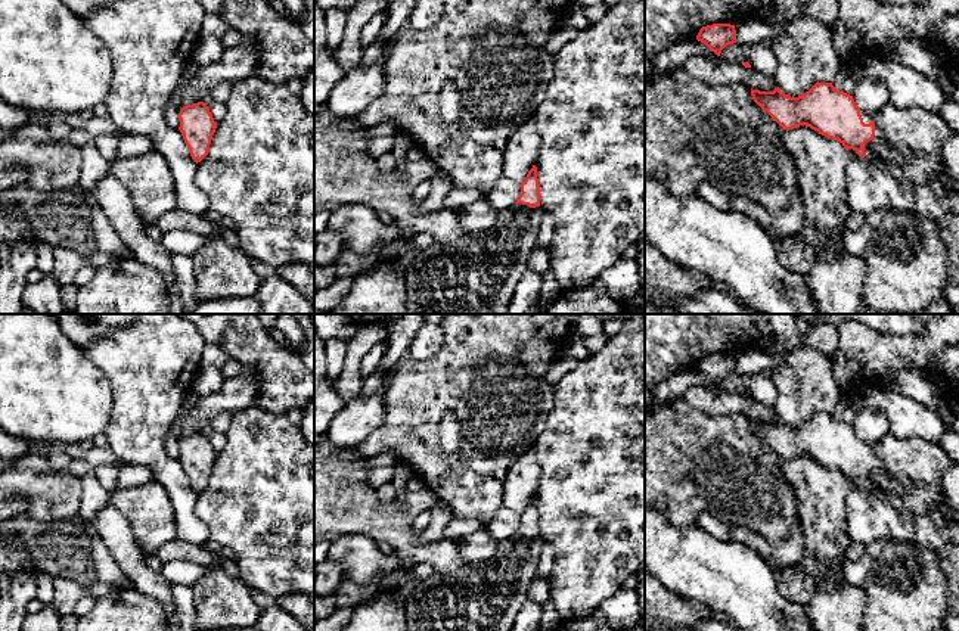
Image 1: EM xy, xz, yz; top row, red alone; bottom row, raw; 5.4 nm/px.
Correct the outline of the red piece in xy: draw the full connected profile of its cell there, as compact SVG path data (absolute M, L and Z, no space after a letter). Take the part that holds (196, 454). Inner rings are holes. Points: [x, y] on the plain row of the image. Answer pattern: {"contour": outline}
{"contour": "M204 432L183 436L179 450L183 470L192 489L198 494L208 485L217 453Z"}

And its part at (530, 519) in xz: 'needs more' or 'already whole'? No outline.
needs more

